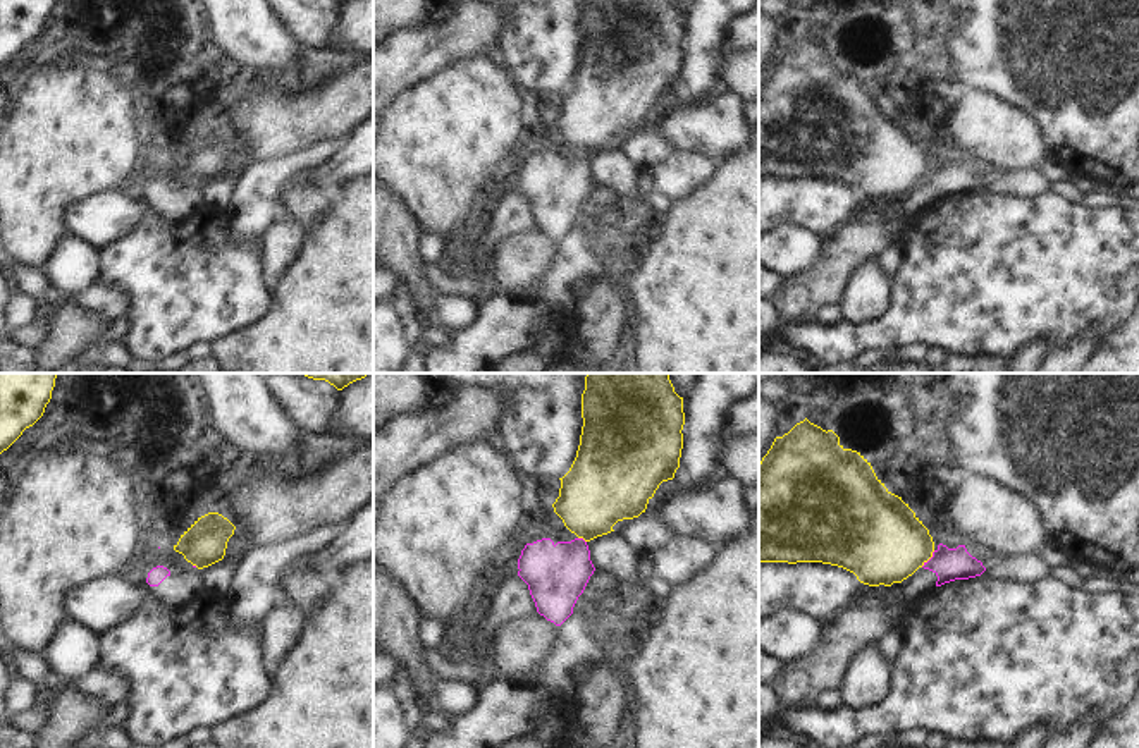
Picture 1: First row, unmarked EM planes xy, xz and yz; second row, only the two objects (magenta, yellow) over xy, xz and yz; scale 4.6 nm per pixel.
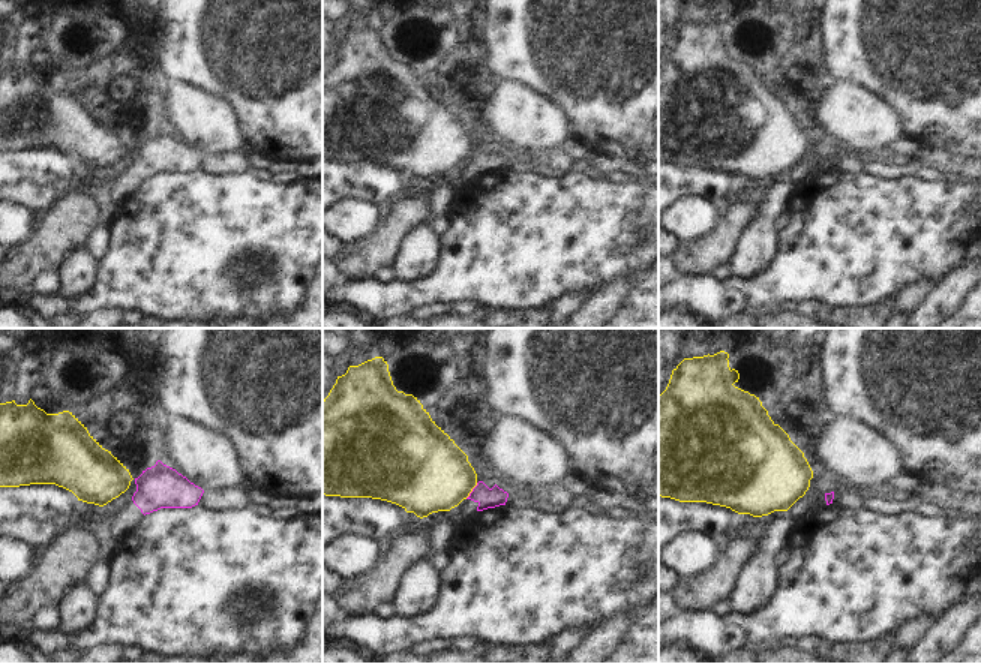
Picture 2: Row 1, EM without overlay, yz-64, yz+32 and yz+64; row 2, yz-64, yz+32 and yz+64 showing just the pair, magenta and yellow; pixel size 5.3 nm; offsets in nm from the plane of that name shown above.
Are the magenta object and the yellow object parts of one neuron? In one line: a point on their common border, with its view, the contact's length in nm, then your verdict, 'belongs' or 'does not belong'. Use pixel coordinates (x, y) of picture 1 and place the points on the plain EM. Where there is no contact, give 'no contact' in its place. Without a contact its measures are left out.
contact yz (929, 174); length 100 nm; does not belong

